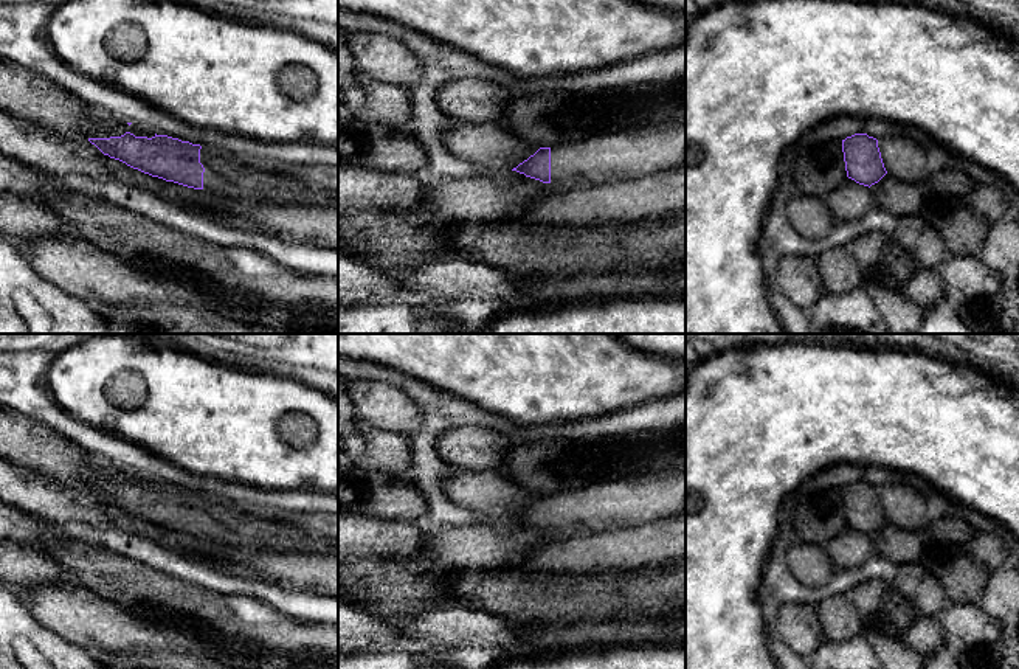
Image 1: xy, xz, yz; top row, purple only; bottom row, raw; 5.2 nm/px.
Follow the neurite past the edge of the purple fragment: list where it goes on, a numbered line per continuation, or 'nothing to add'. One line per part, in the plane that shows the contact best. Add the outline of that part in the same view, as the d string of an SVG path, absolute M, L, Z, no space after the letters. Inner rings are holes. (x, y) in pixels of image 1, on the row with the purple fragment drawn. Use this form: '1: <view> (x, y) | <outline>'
1: xy (225, 176) | M202 146L200 163L205 168L203 189L222 197L276 203L326 202L293 179L257 161L240 160Z

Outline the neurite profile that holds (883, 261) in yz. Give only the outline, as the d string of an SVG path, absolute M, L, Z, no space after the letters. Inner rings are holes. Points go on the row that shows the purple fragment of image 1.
M883 231L864 233L848 248L859 265L862 286L903 290L917 270L914 258L892 234Z

